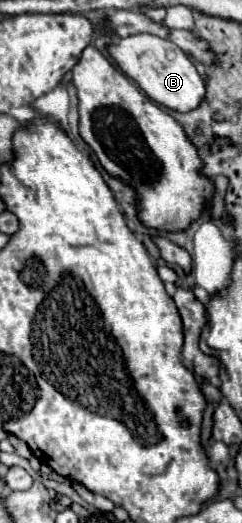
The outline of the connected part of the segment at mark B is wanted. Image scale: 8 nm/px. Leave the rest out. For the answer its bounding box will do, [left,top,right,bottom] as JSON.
[107,33,205,113]

